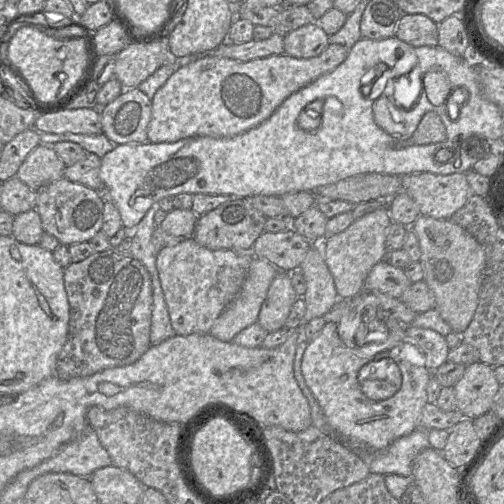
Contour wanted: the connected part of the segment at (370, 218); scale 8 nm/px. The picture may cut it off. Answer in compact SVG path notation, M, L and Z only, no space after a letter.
M384 205L319 243L340 300L350 300L364 291L364 281L370 270L385 258L386 232L392 222L388 205Z

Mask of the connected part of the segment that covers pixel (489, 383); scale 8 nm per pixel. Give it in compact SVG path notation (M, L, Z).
M481 361L467 365L463 376L453 387L457 402L457 410L463 414L463 418L471 419L476 419L488 413L499 387L500 384L494 374L494 367Z

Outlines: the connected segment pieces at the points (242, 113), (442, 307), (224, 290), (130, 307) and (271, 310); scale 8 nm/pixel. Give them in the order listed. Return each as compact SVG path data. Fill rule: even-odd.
M329 44L320 55L313 58L280 54L238 61L206 56L196 58L188 64L180 64L151 100L152 117L147 130L148 141L170 143L193 136L230 138L242 134L267 120L290 95L337 68L346 59L348 51L343 45Z
M420 215L409 227L417 235L423 268L423 281L435 297L435 308L457 334L464 332L478 306L485 268L485 252L478 241L451 219Z
M193 238L157 253L156 267L176 335L209 333L216 319L240 292L254 256L251 252L210 250Z
M107 249L64 268L64 285L70 306L66 343L58 355L55 376L61 380L87 377L108 368L136 362L150 347L152 284L146 267L129 252Z
M278 272L261 306L258 323L269 333L285 326L297 294L291 283L291 273Z

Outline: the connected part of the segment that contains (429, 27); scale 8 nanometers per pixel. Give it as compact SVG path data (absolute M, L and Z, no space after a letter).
M402 14L394 36L413 47L437 46L438 24L424 14Z

